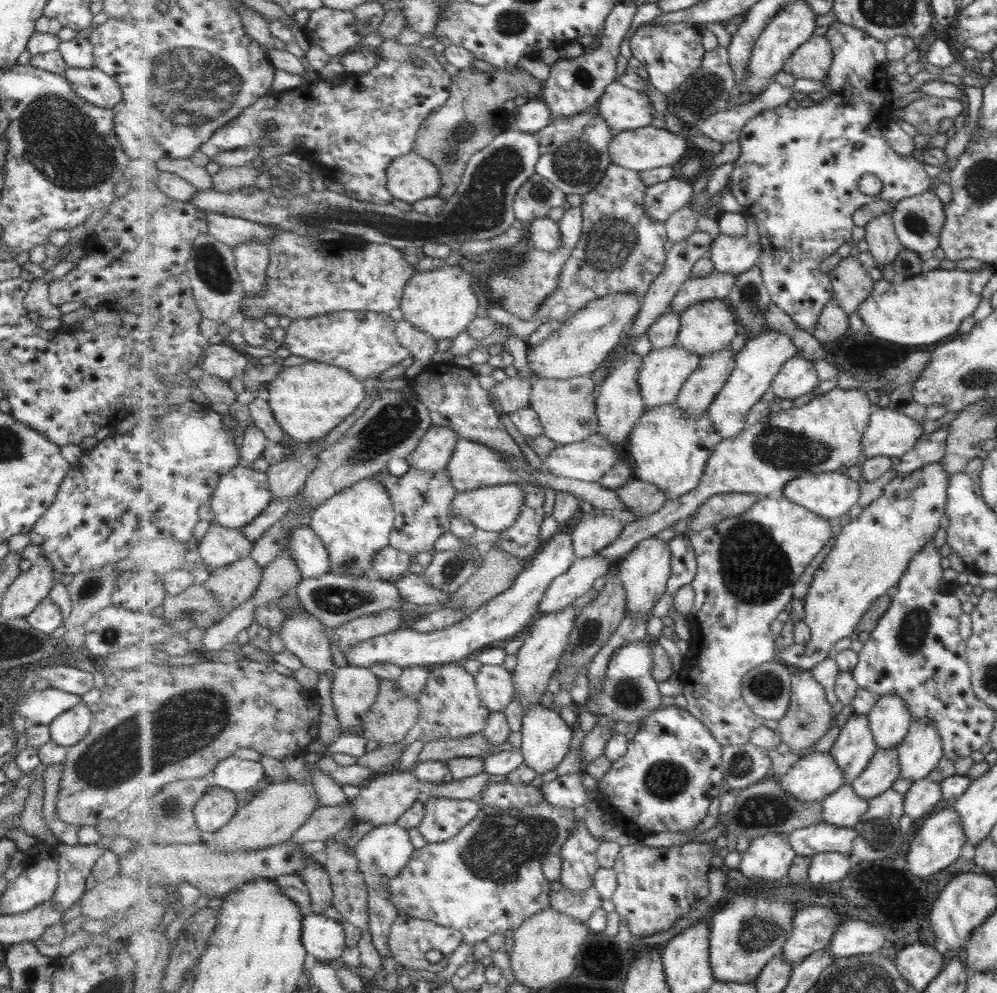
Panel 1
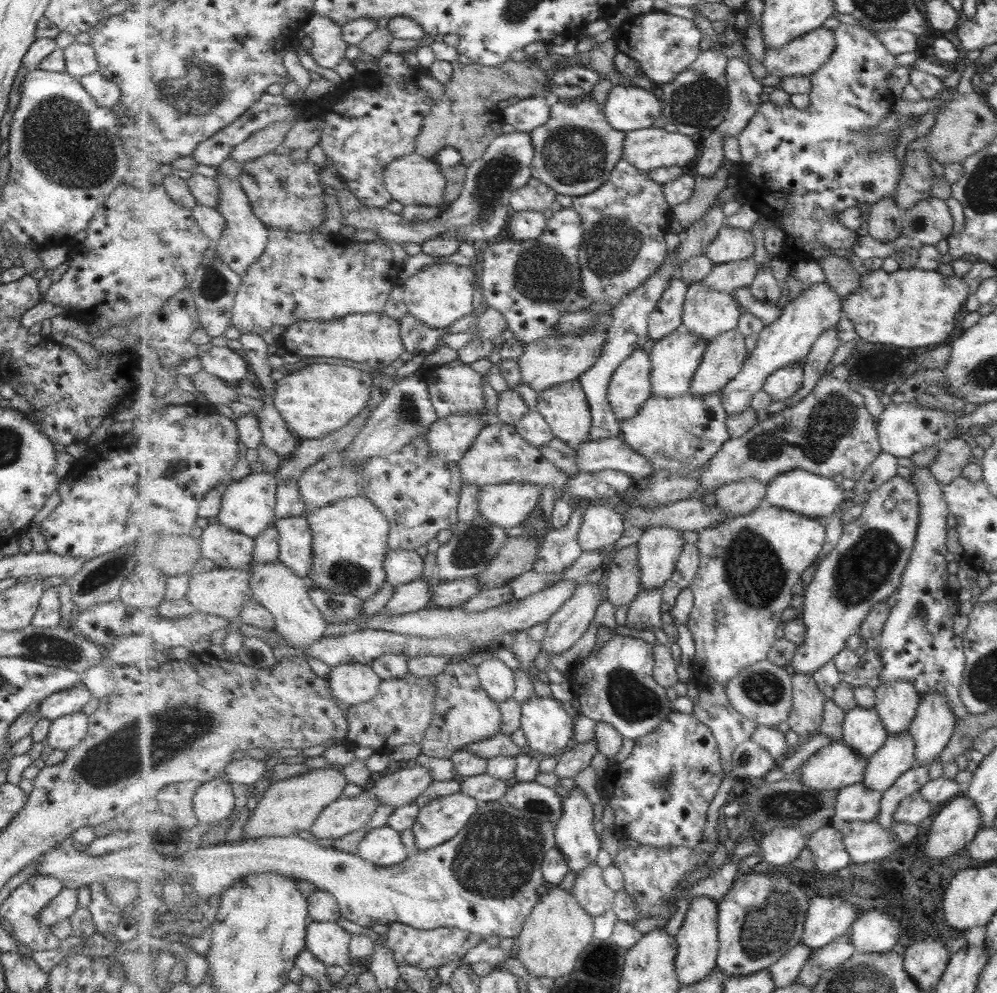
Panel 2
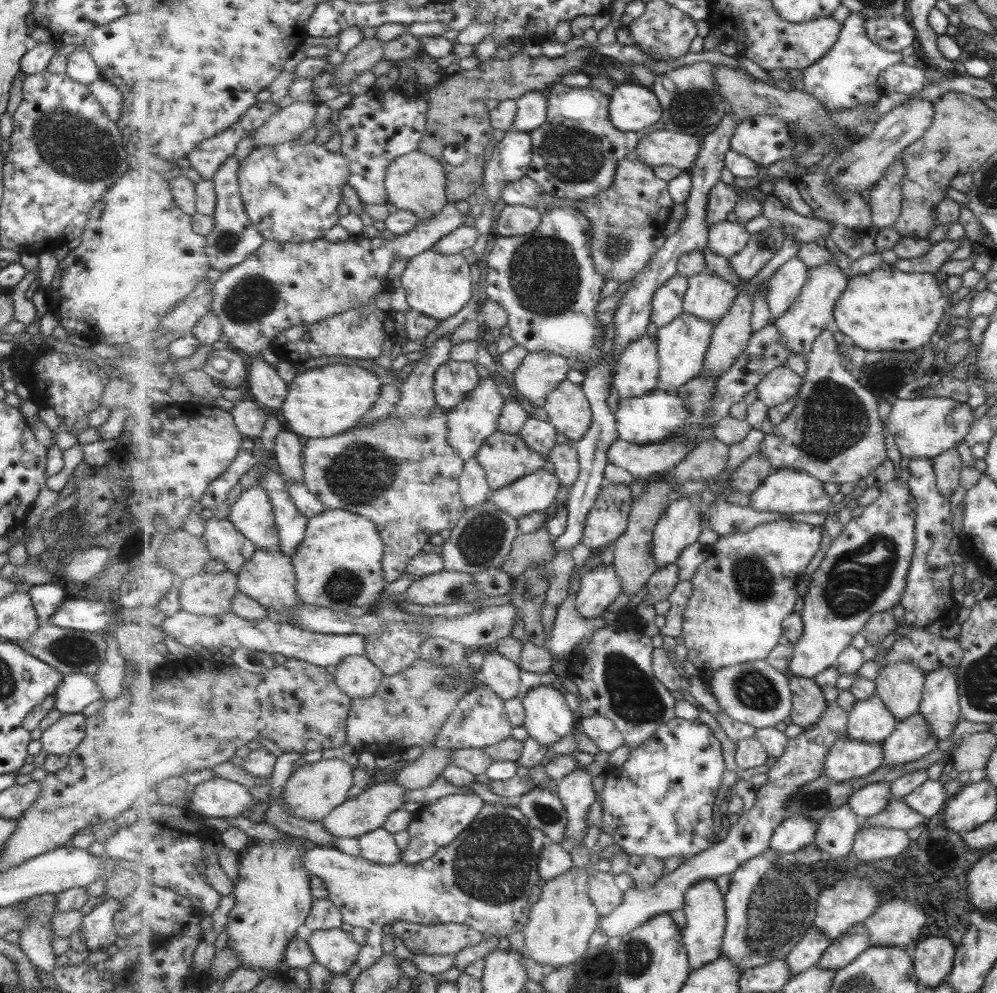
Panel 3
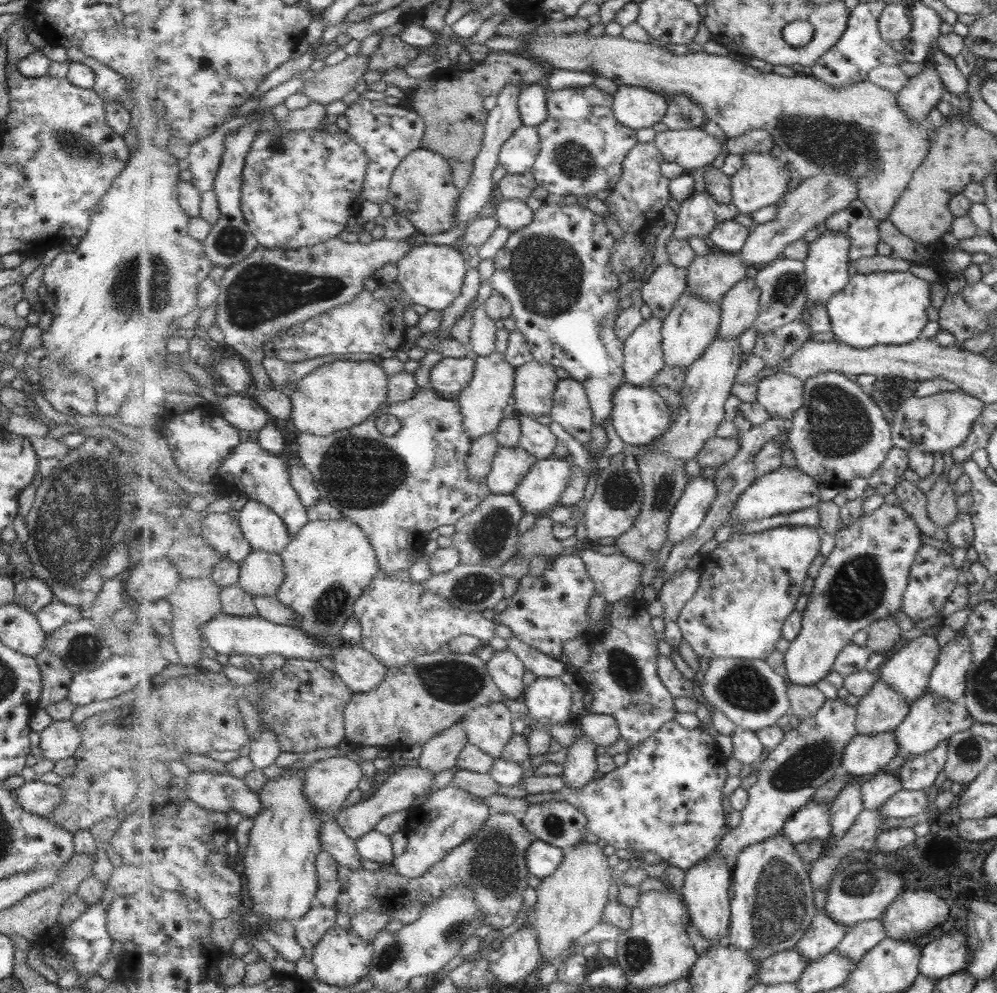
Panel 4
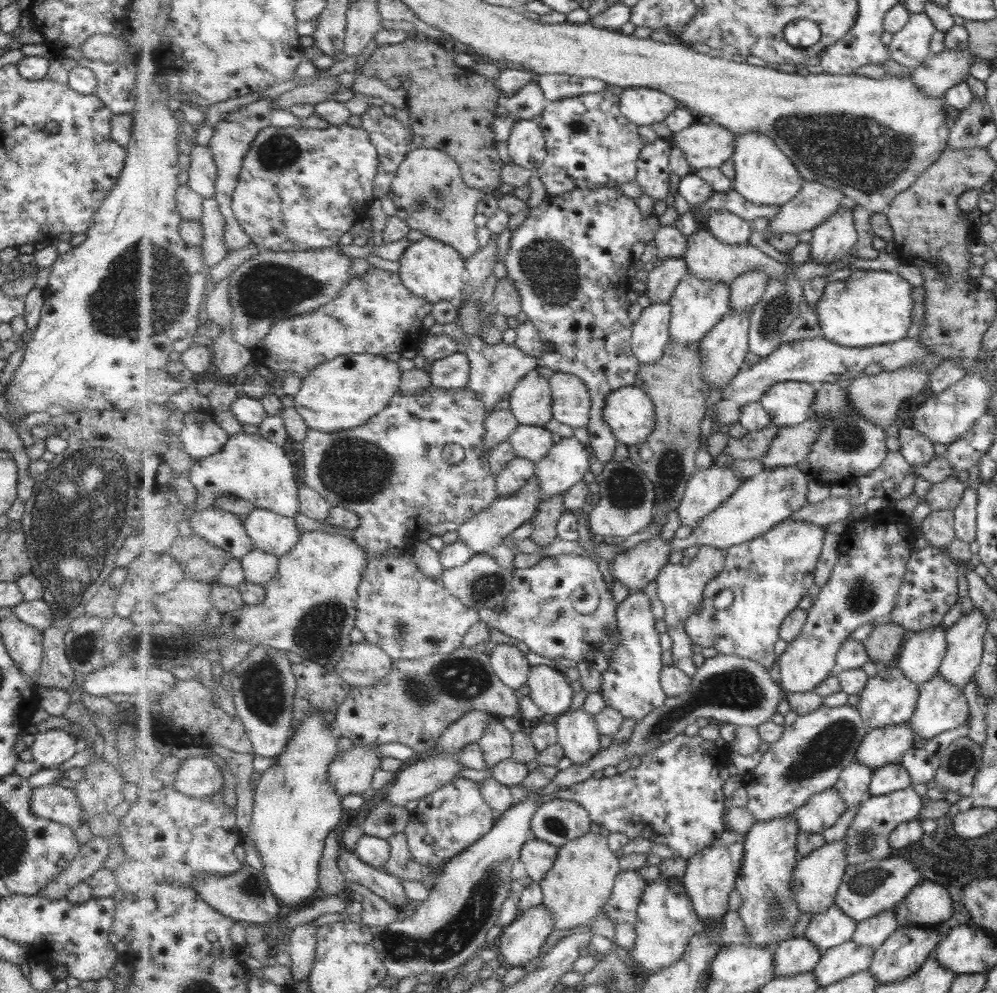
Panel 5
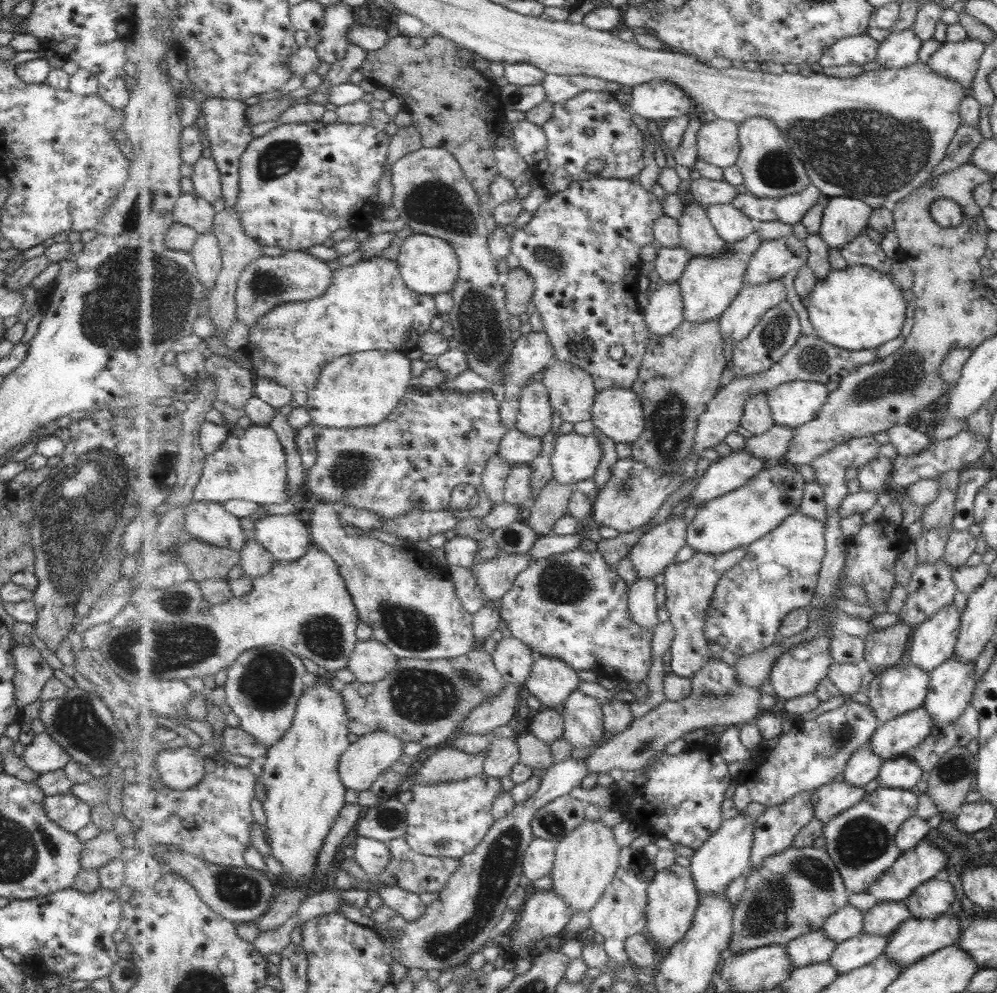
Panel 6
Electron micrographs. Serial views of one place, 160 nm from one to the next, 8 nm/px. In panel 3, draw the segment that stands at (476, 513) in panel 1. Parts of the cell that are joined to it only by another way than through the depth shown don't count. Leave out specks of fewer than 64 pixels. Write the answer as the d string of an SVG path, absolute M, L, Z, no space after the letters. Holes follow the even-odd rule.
M543 469L495 490L491 501L511 516L523 518L531 512L549 508L556 501L559 486L559 478Z

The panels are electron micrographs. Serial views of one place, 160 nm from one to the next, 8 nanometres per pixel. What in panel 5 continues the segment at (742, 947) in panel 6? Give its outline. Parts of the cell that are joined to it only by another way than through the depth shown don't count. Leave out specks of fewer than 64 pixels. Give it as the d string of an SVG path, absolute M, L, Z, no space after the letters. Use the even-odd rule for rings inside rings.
M847 838L835 841L831 844L825 844L822 848L815 850L813 854L807 857L801 857L795 867L795 880L791 884L793 889L794 899L798 900L798 905L803 913L811 912L814 916L825 912L836 904L836 896L841 884L847 867Z

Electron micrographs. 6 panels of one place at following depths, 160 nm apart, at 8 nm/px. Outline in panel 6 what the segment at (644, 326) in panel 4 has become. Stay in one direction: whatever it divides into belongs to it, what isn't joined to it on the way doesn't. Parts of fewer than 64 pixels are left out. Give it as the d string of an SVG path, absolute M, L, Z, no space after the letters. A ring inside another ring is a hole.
M660 282L658 289L650 294L648 305L643 308L647 328L649 328L652 336L660 338L675 332L679 325L686 320L684 308L683 293L678 283Z

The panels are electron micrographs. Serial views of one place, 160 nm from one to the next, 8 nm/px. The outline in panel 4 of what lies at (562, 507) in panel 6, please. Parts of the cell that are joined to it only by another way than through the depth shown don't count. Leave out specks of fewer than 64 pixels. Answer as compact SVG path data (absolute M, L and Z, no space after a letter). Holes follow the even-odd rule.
M548 513L539 515L534 528L520 535L518 548L527 559L535 554L550 559L569 552L555 536L554 522Z

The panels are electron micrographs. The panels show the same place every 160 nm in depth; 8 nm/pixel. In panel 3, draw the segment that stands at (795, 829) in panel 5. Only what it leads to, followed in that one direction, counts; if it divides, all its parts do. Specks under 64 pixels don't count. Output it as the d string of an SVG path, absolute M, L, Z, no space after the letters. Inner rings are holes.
M771 847L761 856L755 856L753 860L747 860L747 862L743 863L738 869L739 870L732 875L731 887L729 893L726 895L726 915L728 917L726 935L724 936L723 941L722 956L727 958L727 960L731 960L731 962L742 971L747 971L750 968L755 967L763 967L765 964L769 964L773 961L785 960L796 944L807 934L807 932L810 931L810 928L814 926L816 915L818 914L818 898L822 889L815 884L818 879L813 875L800 872L797 863L795 863L791 857L784 857L783 854L779 854L777 850L773 850Z

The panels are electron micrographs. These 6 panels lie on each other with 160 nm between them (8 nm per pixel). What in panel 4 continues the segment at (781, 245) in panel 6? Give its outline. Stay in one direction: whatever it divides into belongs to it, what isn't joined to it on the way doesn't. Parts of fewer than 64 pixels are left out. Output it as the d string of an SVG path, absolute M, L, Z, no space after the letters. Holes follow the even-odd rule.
M753 274L739 281L720 302L722 323L718 338L739 338L745 330L754 326L759 316L760 288Z

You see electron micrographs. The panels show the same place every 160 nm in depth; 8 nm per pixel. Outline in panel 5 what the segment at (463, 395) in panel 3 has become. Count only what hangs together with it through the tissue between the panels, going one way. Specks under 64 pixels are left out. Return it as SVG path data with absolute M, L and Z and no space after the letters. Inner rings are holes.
M461 352L433 362L429 372L432 385L445 390L468 387L470 375L471 362Z

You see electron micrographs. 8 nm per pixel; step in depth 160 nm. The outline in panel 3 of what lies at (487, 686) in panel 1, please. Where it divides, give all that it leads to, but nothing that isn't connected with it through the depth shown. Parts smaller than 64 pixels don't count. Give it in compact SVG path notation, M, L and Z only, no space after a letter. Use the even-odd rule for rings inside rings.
M490 652L480 667L481 676L485 684L488 684L503 700L511 700L525 692L521 684L521 669L516 662L499 652Z

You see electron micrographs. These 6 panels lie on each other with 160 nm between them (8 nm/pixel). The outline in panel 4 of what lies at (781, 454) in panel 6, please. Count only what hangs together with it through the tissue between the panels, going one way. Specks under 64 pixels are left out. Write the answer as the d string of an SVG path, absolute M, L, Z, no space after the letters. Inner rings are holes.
M715 435L706 442L706 447L696 456L701 469L712 467L718 469L729 463L741 450L741 439L721 438Z

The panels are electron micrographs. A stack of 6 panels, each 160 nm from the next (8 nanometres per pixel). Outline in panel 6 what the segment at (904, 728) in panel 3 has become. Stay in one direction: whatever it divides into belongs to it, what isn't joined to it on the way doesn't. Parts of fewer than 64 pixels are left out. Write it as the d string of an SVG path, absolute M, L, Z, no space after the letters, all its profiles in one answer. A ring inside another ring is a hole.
M955 655L945 659L928 672L931 682L924 706L932 716L934 726L953 722L970 704L973 680L973 661L960 661Z

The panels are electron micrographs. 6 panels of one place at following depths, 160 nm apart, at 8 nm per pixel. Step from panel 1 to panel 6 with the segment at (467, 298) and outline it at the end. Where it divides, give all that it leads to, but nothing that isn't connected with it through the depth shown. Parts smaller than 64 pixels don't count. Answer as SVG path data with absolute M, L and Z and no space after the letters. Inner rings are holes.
M413 233L401 240L400 252L396 259L403 280L419 294L438 295L453 292L458 284L460 260L453 245L442 238Z

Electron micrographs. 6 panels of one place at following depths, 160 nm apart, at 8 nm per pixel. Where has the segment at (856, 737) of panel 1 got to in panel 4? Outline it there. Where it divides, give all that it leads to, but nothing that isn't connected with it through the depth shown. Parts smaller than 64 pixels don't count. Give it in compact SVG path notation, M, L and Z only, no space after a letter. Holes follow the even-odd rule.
M878 676L874 688L860 697L856 706L858 734L881 735L895 731L907 718L910 705L893 686Z

